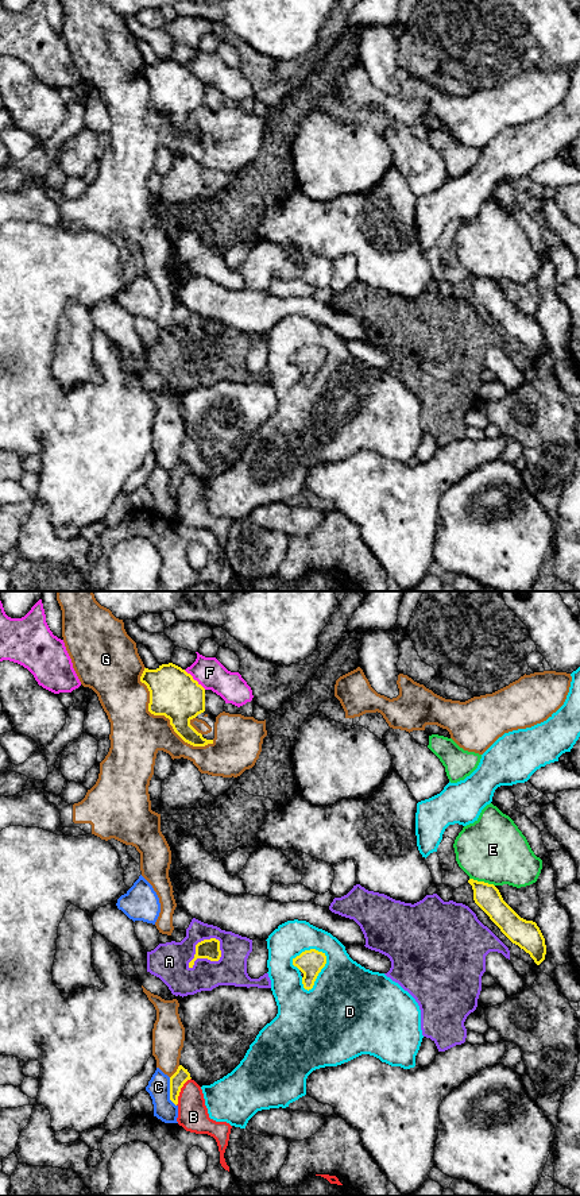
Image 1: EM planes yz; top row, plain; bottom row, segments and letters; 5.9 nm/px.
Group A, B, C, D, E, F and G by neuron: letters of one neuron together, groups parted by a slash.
A / B / C / D / E / F / G

